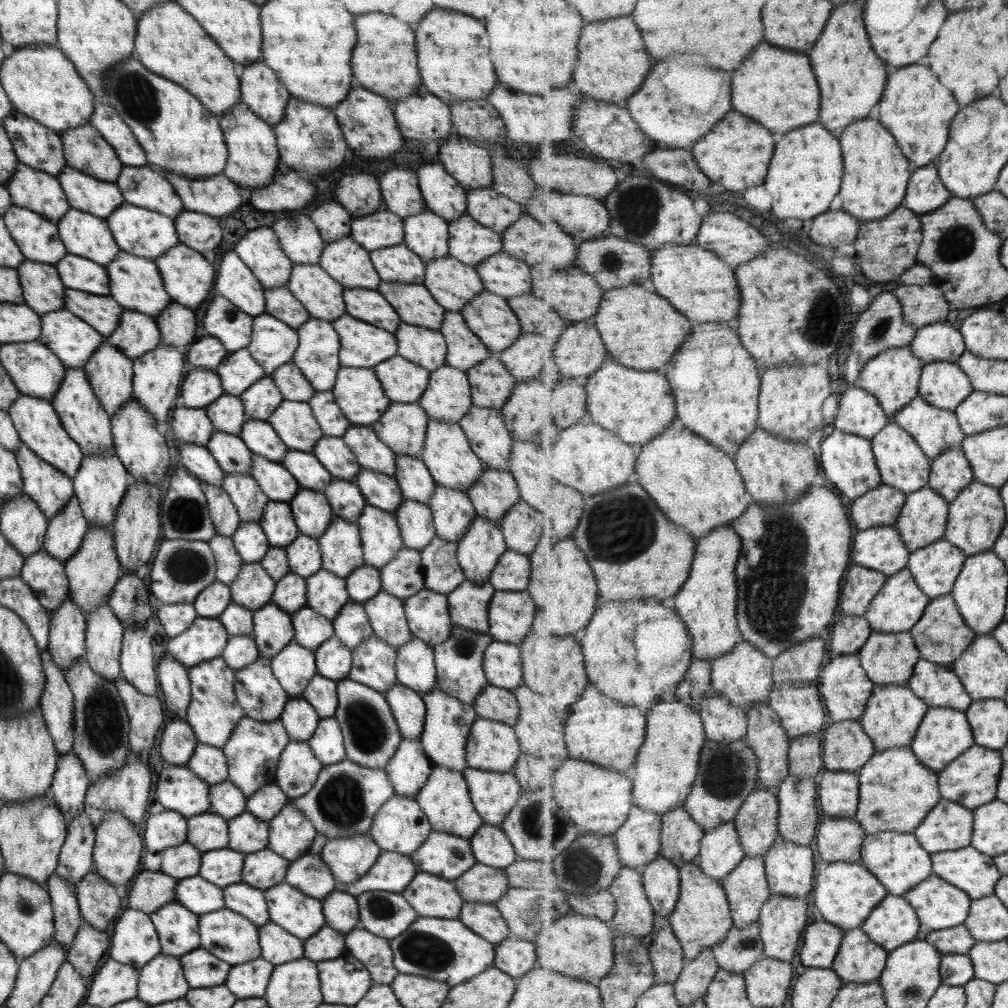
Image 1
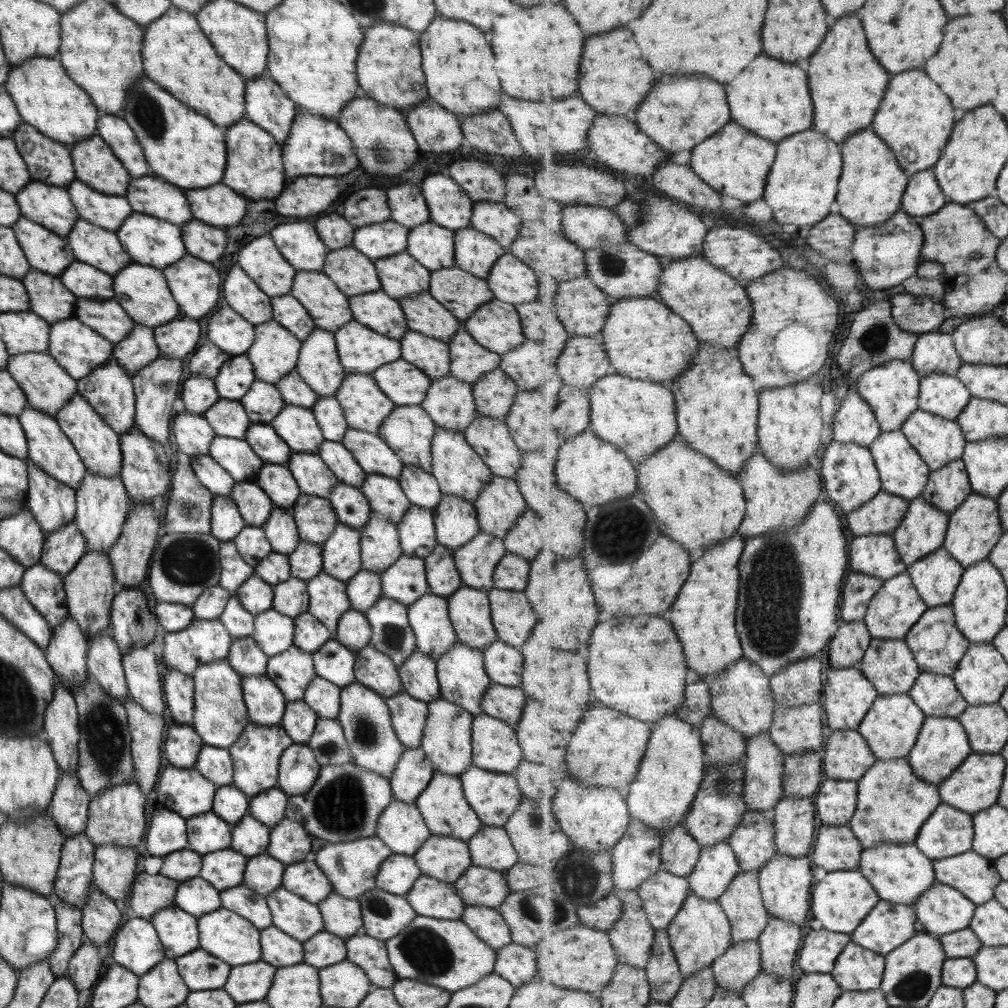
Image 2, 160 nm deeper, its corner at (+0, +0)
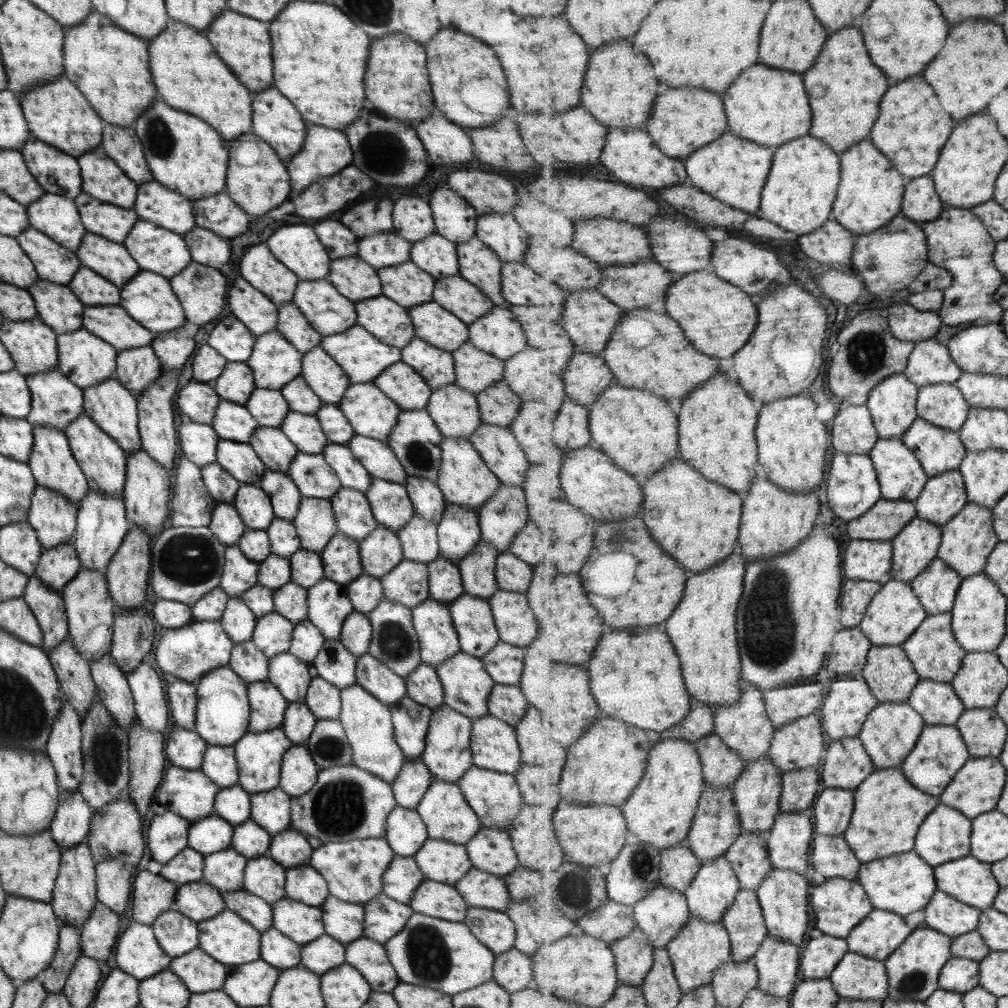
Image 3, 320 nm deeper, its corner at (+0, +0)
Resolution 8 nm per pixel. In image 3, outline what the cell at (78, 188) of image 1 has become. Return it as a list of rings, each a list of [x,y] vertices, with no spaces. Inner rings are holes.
[[[79,193],[72,201],[86,232],[108,239],[109,242],[122,244],[138,219],[133,209],[113,206],[88,194]]]

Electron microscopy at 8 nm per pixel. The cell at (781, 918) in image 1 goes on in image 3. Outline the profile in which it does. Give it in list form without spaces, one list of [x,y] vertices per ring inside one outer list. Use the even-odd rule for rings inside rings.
[[[769,934],[754,956],[760,976],[758,987],[781,998],[793,994],[801,957],[796,944]]]

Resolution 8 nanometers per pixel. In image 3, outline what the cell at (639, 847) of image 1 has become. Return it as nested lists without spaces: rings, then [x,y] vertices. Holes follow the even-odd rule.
[[[646,843],[627,844],[607,868],[608,895],[615,902],[635,906],[660,886],[661,851]]]

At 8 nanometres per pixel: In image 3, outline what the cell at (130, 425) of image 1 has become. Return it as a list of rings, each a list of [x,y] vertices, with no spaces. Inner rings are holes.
[[[142,449],[126,457],[125,482],[121,494],[126,519],[139,528],[159,528],[167,516],[170,490],[172,489],[171,472],[157,464]]]

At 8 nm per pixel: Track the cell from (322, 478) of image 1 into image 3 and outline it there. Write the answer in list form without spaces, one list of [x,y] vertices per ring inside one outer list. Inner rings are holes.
[[[297,453],[286,475],[293,481],[301,497],[330,499],[342,486],[322,454]]]

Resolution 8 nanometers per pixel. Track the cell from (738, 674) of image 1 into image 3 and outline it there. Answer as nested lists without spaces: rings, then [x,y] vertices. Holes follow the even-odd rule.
[[[748,680],[740,681],[741,698],[734,706],[722,706],[714,713],[714,733],[736,750],[746,764],[763,758],[770,751],[776,726],[768,715],[767,702],[759,686]]]

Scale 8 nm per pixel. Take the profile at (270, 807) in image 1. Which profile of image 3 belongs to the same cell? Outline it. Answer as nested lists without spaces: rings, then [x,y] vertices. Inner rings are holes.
[[[278,787],[250,796],[249,820],[271,836],[290,826],[290,797]]]

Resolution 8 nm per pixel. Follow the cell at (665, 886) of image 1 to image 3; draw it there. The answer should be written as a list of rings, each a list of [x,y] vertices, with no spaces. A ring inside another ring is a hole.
[[[663,885],[640,900],[634,906],[634,914],[655,950],[666,948],[692,917],[685,893]]]

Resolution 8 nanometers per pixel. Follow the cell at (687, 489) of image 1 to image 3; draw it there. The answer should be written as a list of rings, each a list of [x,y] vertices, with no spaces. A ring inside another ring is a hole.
[[[674,458],[667,466],[649,477],[644,486],[642,516],[655,542],[669,550],[685,570],[701,574],[729,558],[740,540],[744,498],[729,487],[704,477],[688,460]]]

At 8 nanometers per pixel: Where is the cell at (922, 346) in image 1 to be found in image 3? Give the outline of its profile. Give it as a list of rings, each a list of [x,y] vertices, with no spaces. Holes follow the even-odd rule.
[[[935,339],[916,343],[909,358],[905,377],[917,386],[952,384],[959,381],[964,371],[952,358],[949,347]]]

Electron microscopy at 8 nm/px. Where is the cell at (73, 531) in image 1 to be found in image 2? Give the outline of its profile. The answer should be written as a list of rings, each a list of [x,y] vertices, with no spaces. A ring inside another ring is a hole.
[[[75,521],[44,535],[39,563],[53,570],[57,577],[65,577],[86,553],[83,536]]]

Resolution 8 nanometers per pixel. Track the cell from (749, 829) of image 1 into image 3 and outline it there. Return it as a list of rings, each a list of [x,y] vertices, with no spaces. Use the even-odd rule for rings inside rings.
[[[742,831],[725,855],[740,879],[741,888],[758,889],[774,869],[767,837],[767,833]]]

